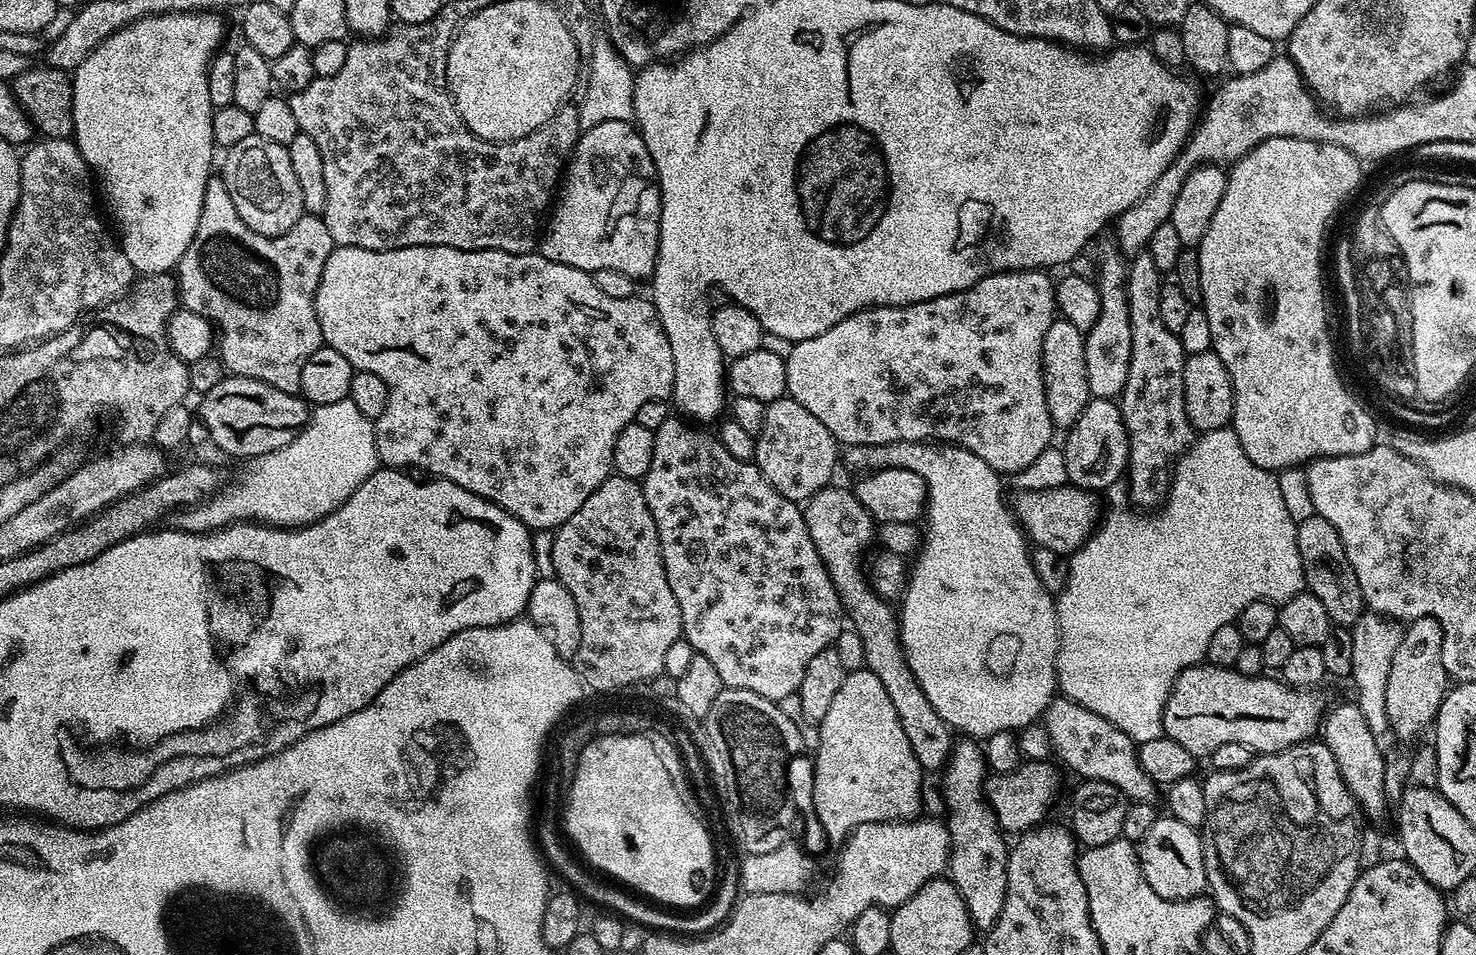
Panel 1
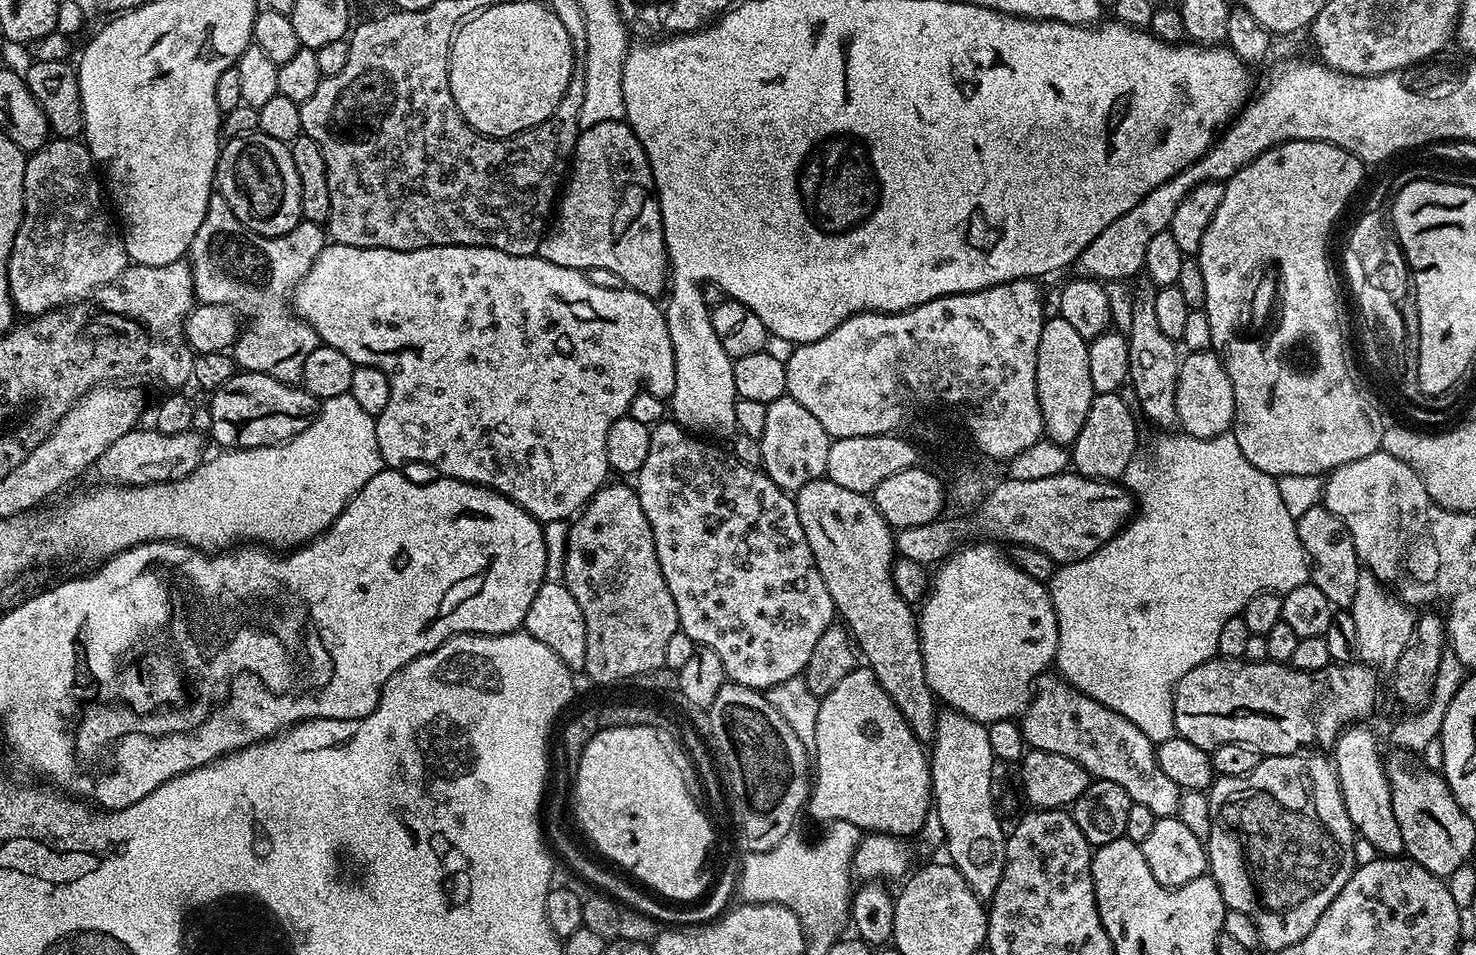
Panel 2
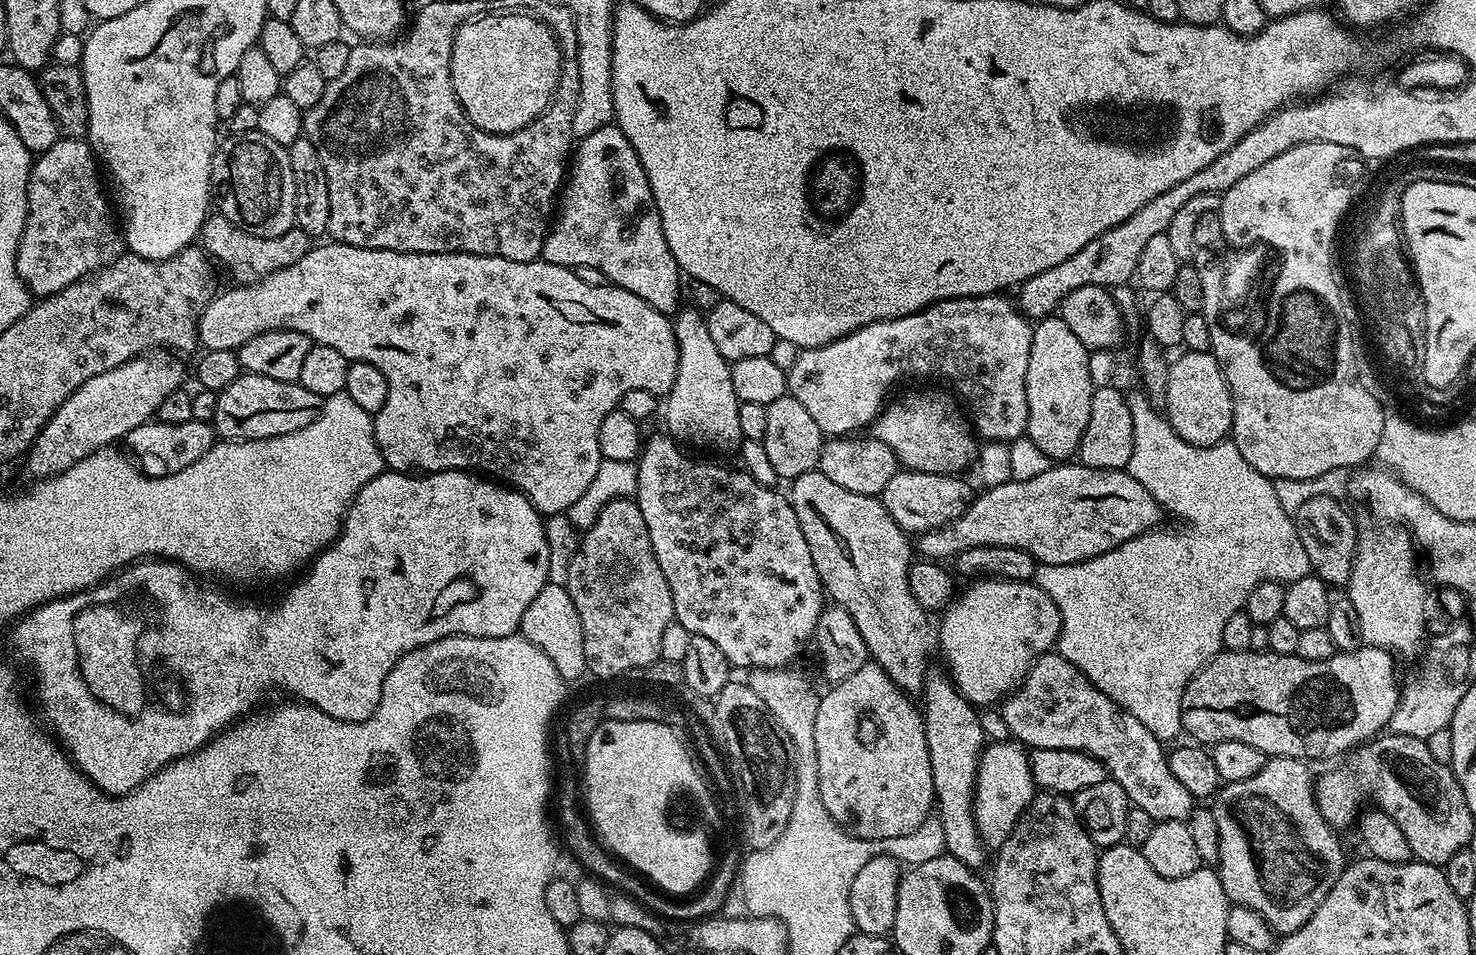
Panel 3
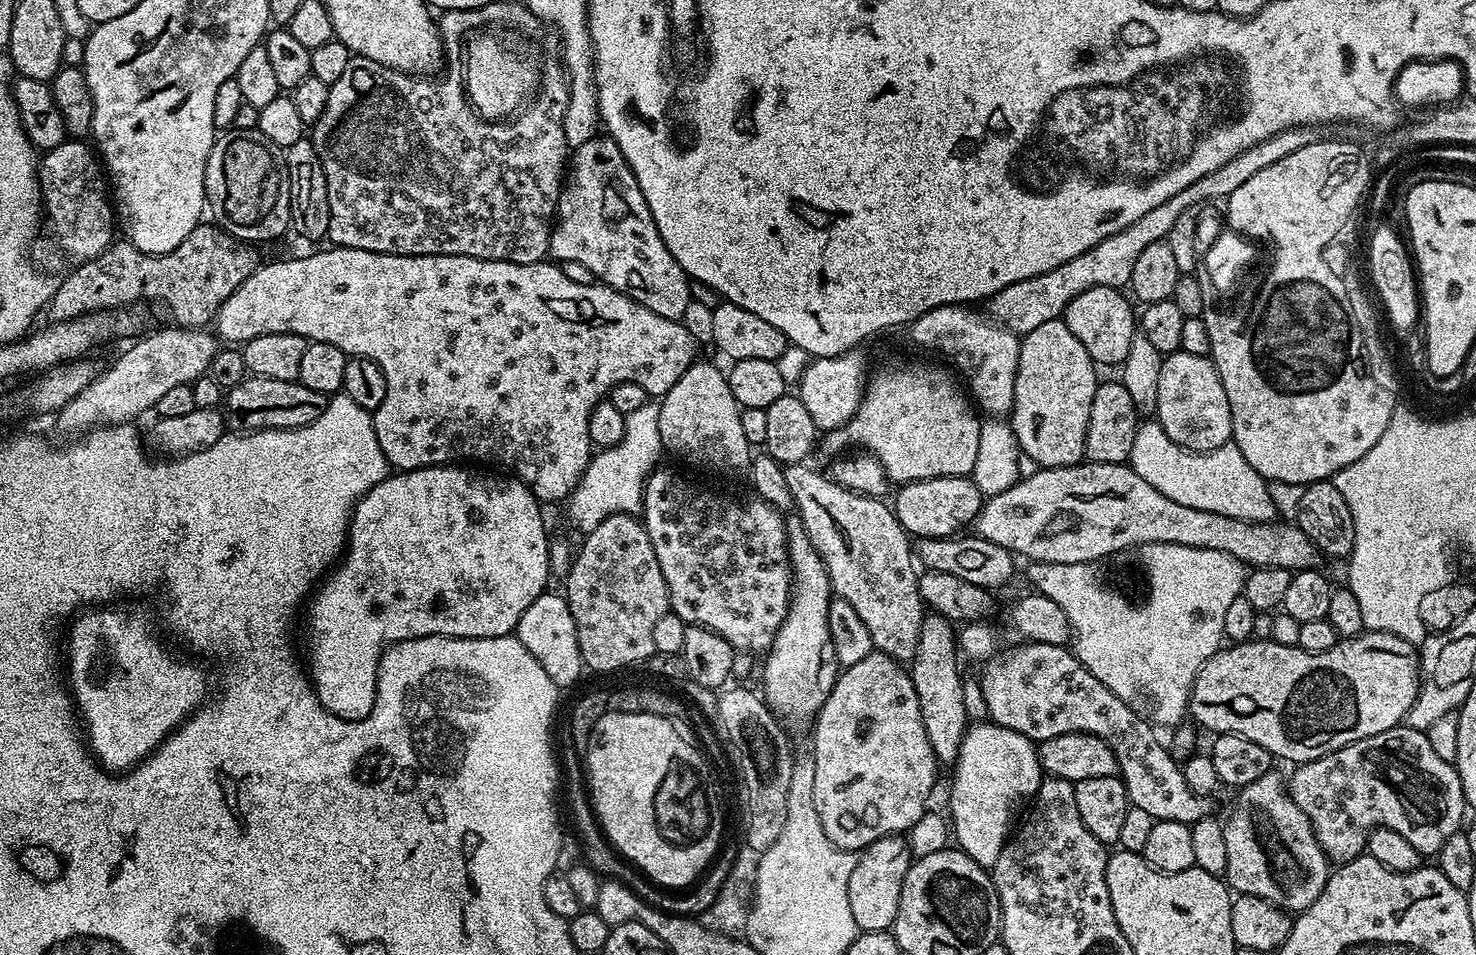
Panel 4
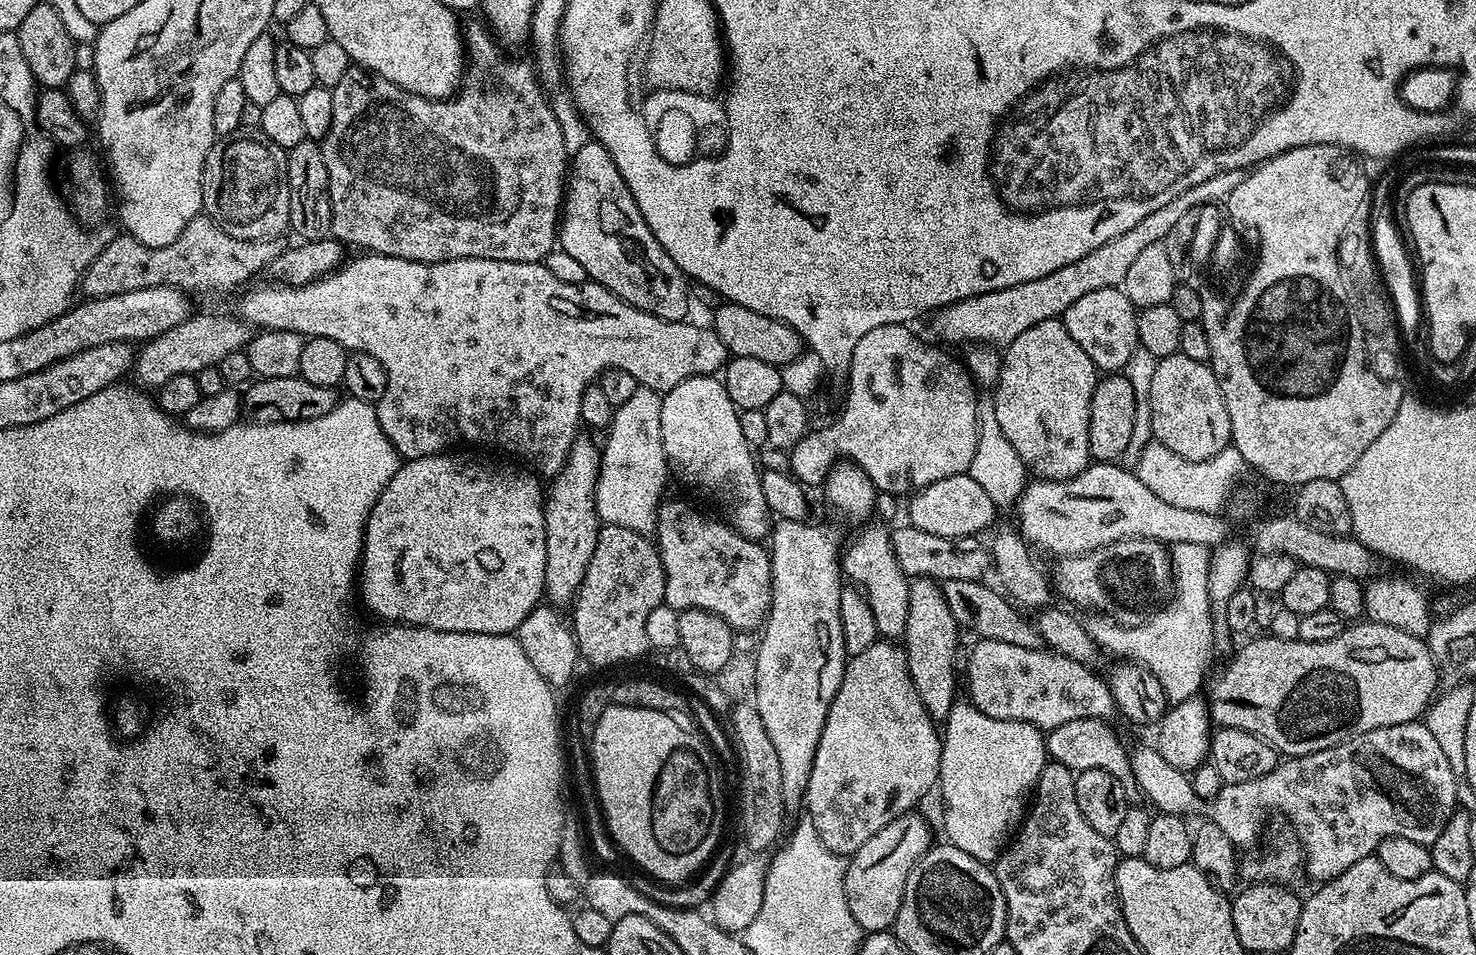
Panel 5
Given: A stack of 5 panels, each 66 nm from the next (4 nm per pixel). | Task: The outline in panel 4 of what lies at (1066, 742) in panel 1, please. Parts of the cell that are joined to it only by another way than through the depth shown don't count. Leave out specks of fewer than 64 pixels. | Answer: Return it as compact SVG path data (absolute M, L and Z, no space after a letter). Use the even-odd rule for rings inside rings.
M1024 642L1021 645L1021 648L1012 648L1009 652L1002 653L1001 651L993 655L983 665L984 673L979 673L978 679L991 723L1001 724L1003 728L1014 730L1034 742L1075 732L1085 732L1102 738L1114 750L1116 766L1124 785L1128 788L1131 807L1146 810L1146 814L1150 814L1153 821L1173 820L1189 826L1195 820L1213 815L1214 809L1211 804L1213 801L1207 796L1196 796L1186 786L1183 767L1178 763L1177 757L1166 747L1165 741L1163 744L1156 737L1155 730L1157 729L1147 719L1144 721L1132 709L1135 707L1129 701L1118 698L1118 694L1102 686L1102 682L1098 682L1098 678L1090 674L1090 670L1086 670L1086 666L1078 659L1071 647L1035 642Z

